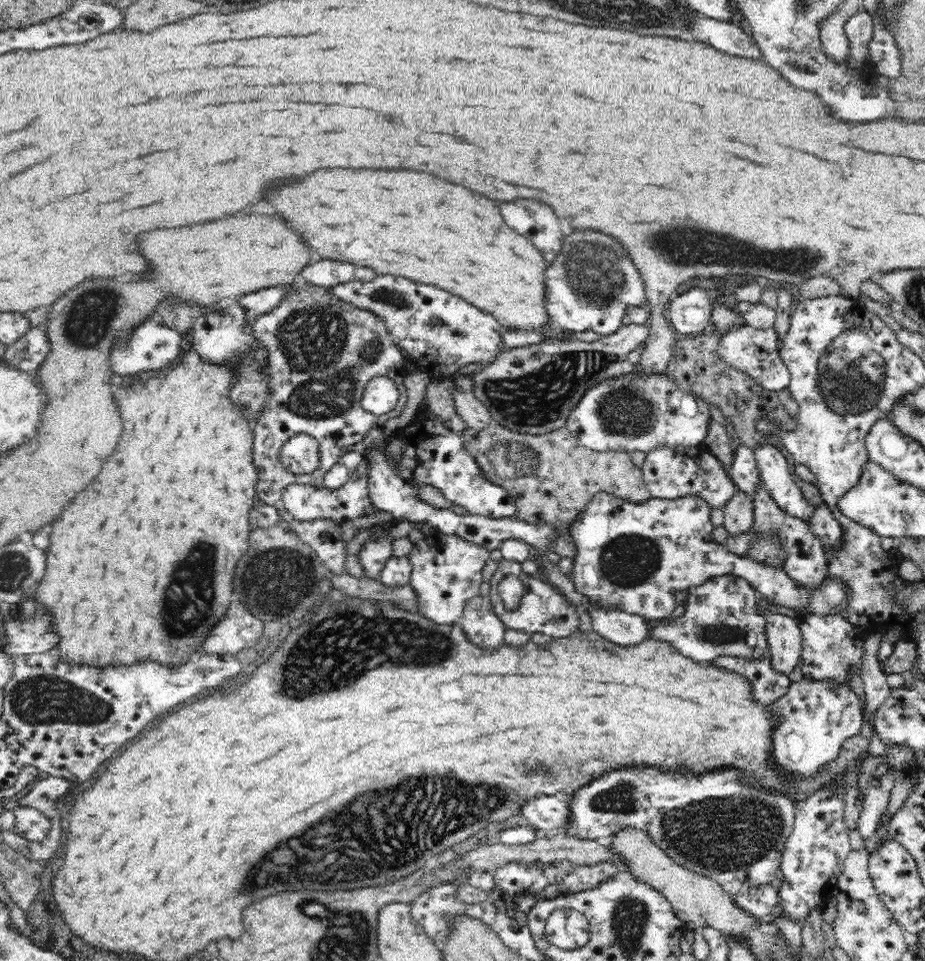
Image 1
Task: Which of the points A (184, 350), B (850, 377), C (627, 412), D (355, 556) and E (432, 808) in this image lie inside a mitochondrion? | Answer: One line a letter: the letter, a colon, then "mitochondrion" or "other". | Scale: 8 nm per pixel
A: other
B: mitochondrion
C: mitochondrion
D: other
E: mitochondrion

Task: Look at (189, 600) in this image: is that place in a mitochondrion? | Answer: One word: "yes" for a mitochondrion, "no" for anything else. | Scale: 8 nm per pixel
yes

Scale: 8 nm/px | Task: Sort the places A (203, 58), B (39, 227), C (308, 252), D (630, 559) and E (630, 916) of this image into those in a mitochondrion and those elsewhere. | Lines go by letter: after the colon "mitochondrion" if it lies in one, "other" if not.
A: other
B: other
C: other
D: mitochondrion
E: mitochondrion

